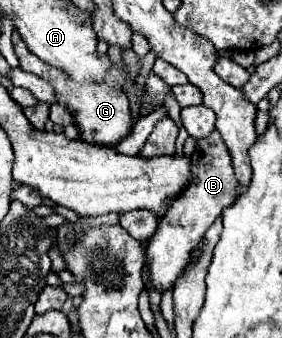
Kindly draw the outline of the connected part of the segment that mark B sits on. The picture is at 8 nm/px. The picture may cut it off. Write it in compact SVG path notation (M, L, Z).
M214 131L210 137L196 141L196 151L192 153L192 179L186 185L186 191L182 191L172 205L168 207L164 219L160 221L154 237L148 243L148 269L152 283L164 291L174 285L174 281L182 275L186 265L190 263L192 249L202 241L204 231L214 223L214 219L222 213L224 207L234 203L240 183L234 177L232 161L228 147L224 145L218 131Z

